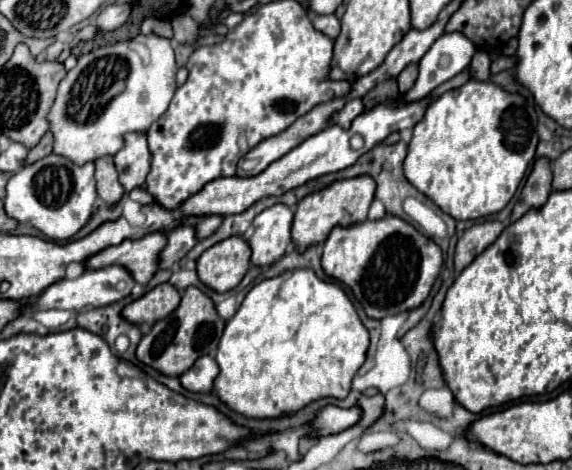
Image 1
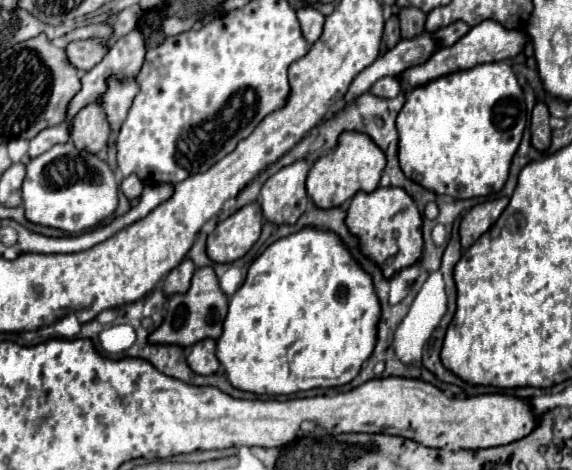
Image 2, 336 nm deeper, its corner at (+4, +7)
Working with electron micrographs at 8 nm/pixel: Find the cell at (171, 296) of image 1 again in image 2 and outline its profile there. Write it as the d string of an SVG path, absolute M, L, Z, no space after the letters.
M184 258L166 278L164 278L164 294L172 296L172 294L180 294L186 292L190 288L190 280L194 274L196 266L190 258Z

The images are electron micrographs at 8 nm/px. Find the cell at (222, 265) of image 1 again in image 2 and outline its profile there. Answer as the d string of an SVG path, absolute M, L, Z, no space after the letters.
M252 202L218 222L216 230L208 236L208 256L214 262L232 262L242 258L258 240L262 220L260 204Z

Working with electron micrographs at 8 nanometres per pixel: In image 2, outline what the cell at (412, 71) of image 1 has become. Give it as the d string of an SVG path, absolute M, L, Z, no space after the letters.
M414 6L402 8L398 18L400 18L400 28L402 28L404 38L412 38L412 36L418 36L420 32L424 32L426 14L420 8L414 8Z

